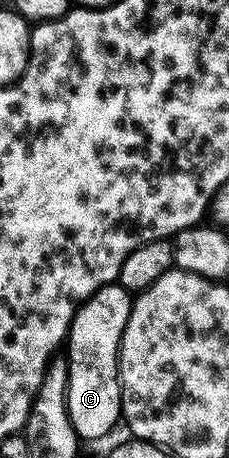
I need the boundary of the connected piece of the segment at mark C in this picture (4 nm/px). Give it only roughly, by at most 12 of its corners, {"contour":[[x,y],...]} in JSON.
{"contour":[[105,285],[65,346],[66,402],[83,442],[122,415],[118,352],[132,294]]}

